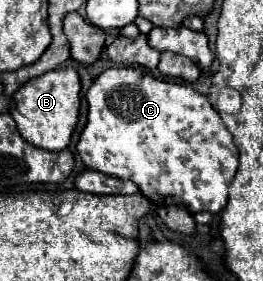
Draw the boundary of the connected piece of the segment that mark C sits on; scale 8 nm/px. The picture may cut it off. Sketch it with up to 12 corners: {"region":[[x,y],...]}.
{"region":[[133,67],[85,97],[77,153],[157,207],[225,209],[239,165],[207,97]]}

